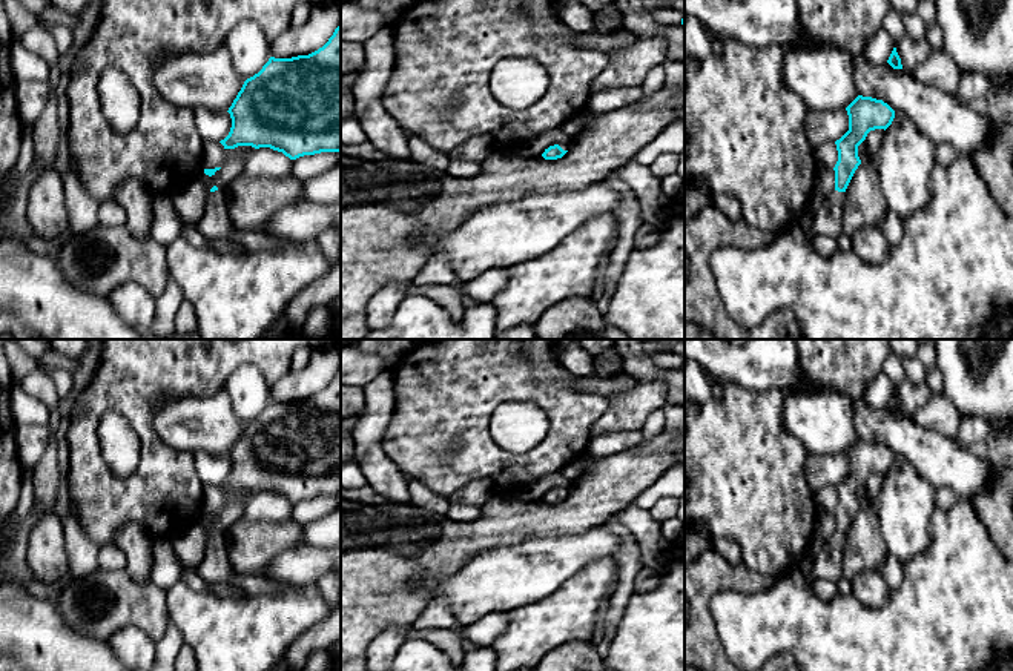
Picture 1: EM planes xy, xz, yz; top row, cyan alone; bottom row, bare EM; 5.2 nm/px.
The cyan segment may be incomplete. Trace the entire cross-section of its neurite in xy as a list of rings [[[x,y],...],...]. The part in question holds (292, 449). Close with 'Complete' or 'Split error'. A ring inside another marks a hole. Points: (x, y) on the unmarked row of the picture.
[[[341,369],[322,392],[309,399],[270,401],[258,418],[244,425],[227,456],[232,471],[229,479],[219,485],[224,493],[270,491],[290,504],[321,496],[341,496]]]. Complete

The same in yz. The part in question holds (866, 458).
[[[858,439],[847,451],[849,474],[835,485],[838,494],[838,505],[835,514],[835,533],[823,550],[813,559],[813,567],[807,583],[813,579],[838,580],[843,577],[841,560],[846,545],[846,533],[861,508],[858,501],[858,490],[866,484],[867,478],[875,473],[887,473],[893,462],[895,454],[884,447],[872,441]]]. Split error

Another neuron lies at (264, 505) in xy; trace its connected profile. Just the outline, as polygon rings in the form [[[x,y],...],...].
[[[259,491],[246,504],[243,519],[284,522],[292,519],[292,504],[282,496]]]

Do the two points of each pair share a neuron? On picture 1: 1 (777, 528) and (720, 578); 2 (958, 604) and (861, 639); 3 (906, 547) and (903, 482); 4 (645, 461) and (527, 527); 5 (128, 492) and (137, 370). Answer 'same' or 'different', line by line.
1: different
2: same
3: same
4: same
5: same

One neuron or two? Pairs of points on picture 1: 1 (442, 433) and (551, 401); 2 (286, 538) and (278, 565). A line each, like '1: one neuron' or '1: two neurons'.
1: one neuron
2: two neurons

